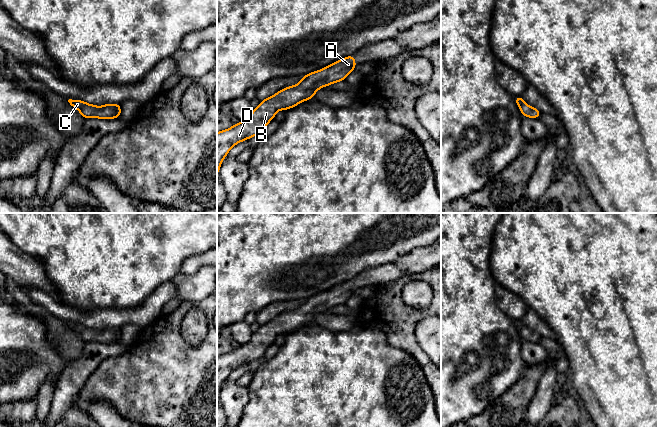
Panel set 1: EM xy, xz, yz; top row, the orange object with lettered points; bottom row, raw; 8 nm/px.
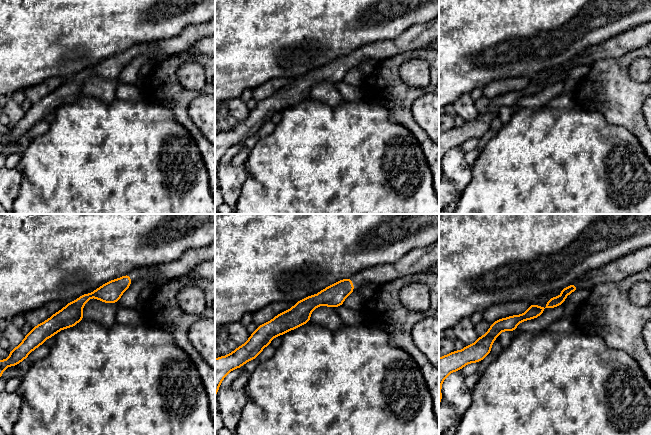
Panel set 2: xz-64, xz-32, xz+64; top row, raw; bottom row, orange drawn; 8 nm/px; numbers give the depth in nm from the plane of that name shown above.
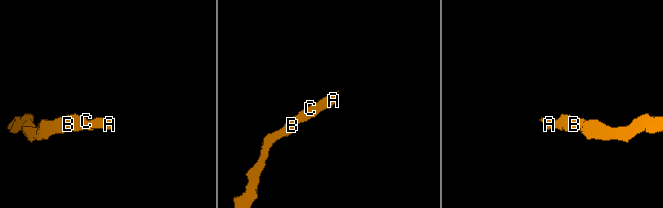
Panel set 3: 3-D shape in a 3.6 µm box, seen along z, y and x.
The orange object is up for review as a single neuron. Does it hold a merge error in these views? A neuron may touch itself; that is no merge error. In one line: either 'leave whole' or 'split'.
leave whole

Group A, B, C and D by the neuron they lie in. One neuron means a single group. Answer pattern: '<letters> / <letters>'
A B C D

